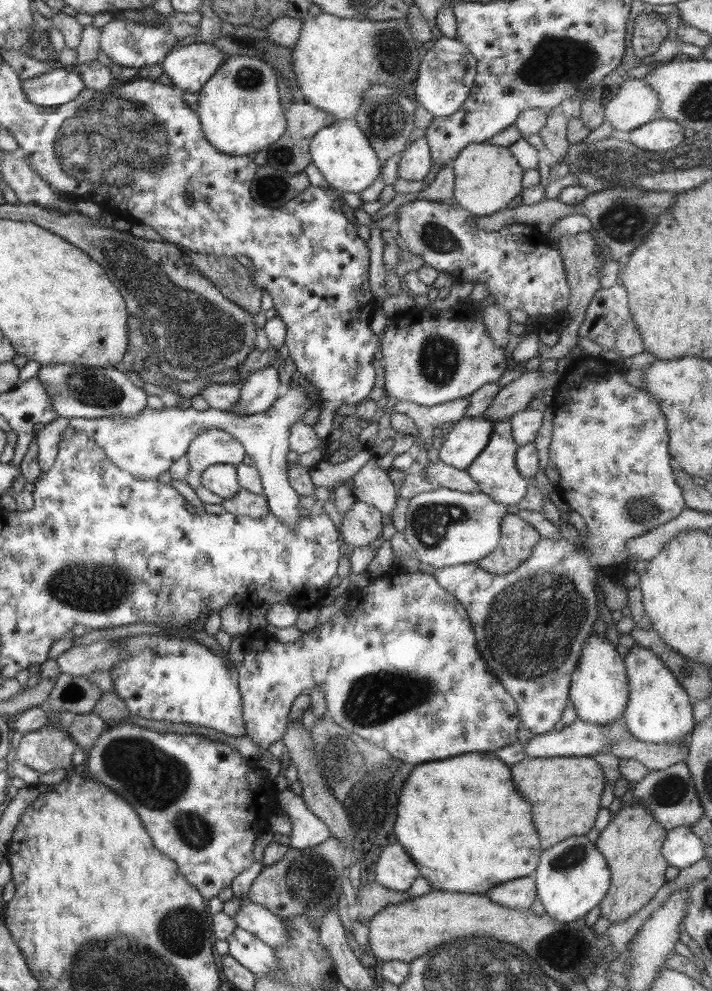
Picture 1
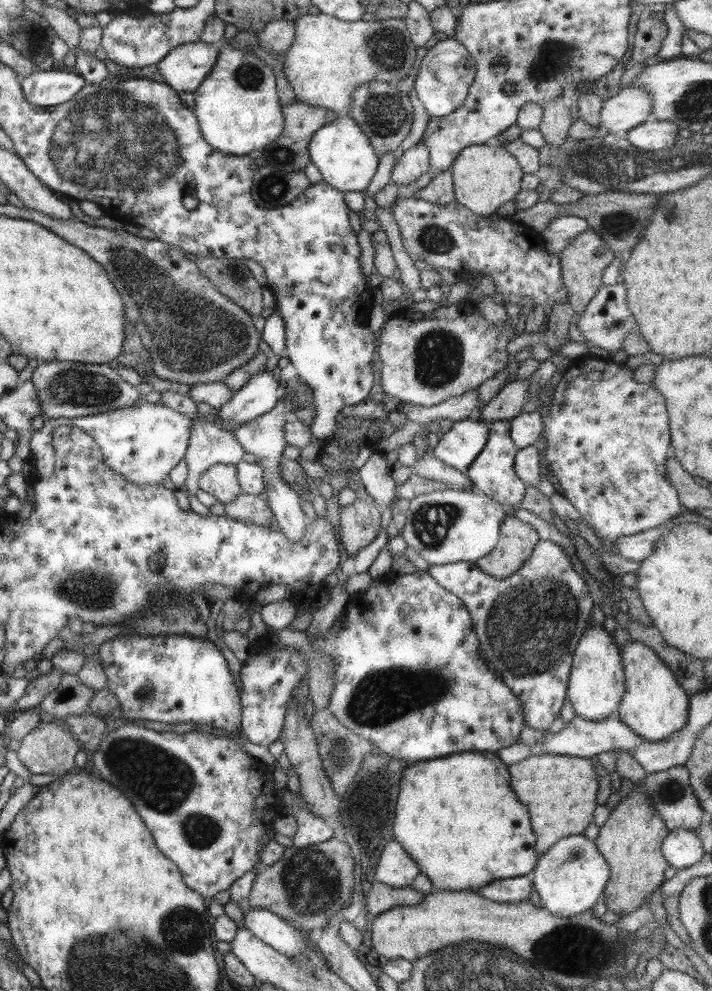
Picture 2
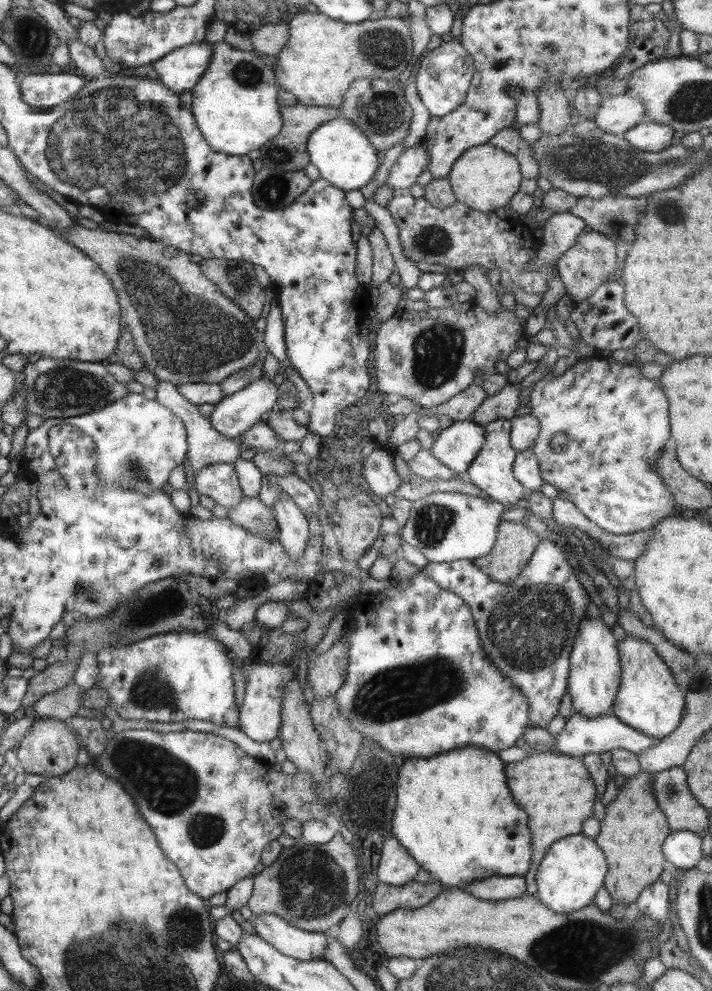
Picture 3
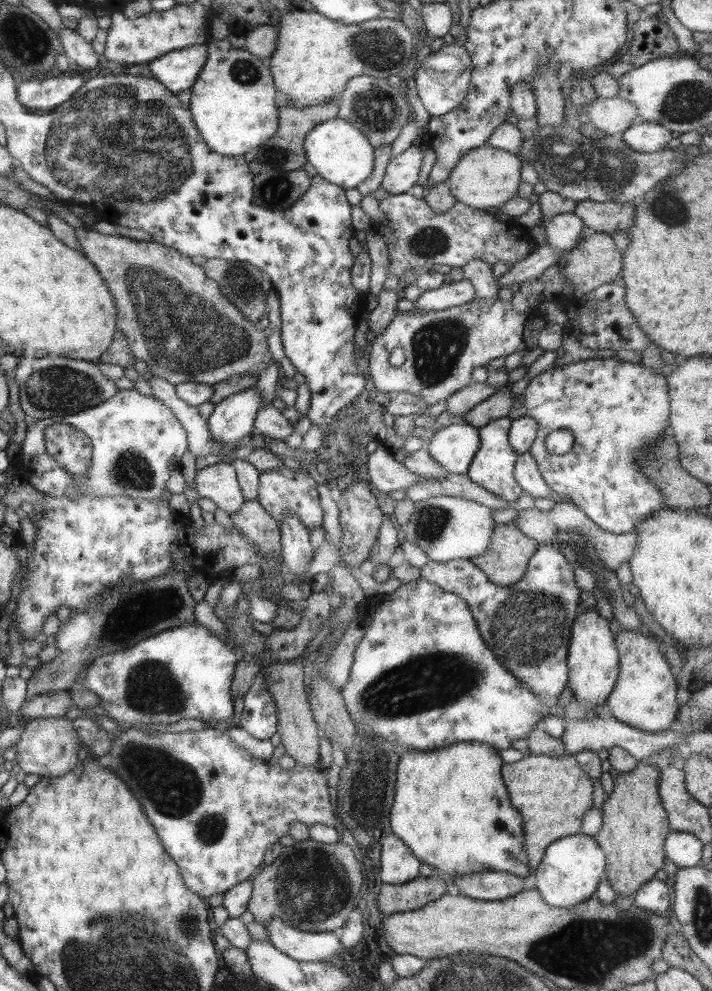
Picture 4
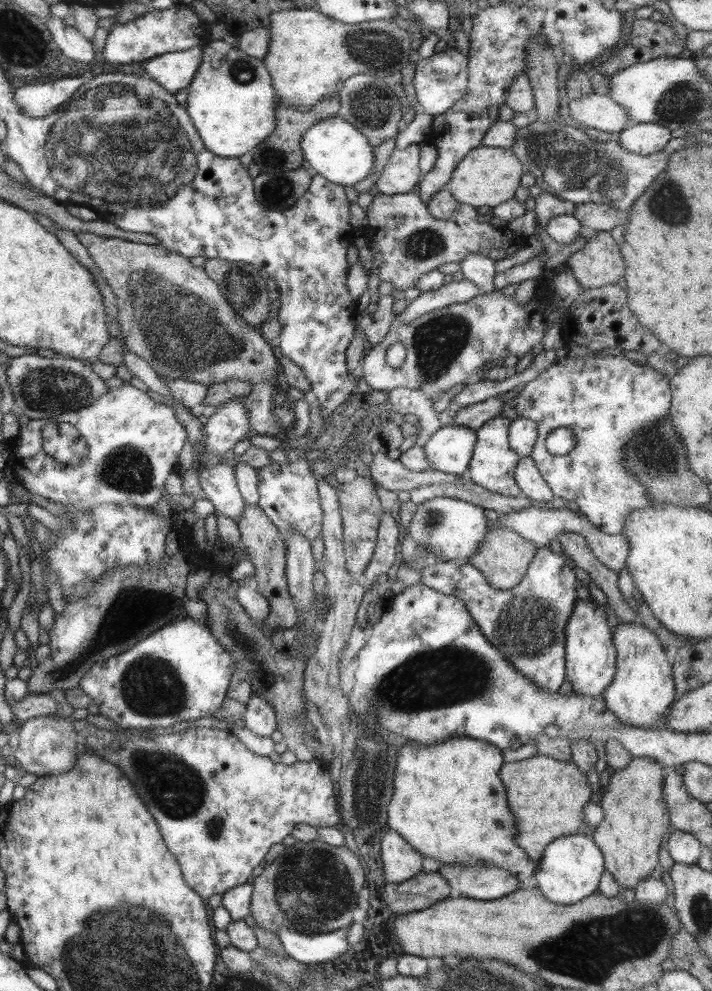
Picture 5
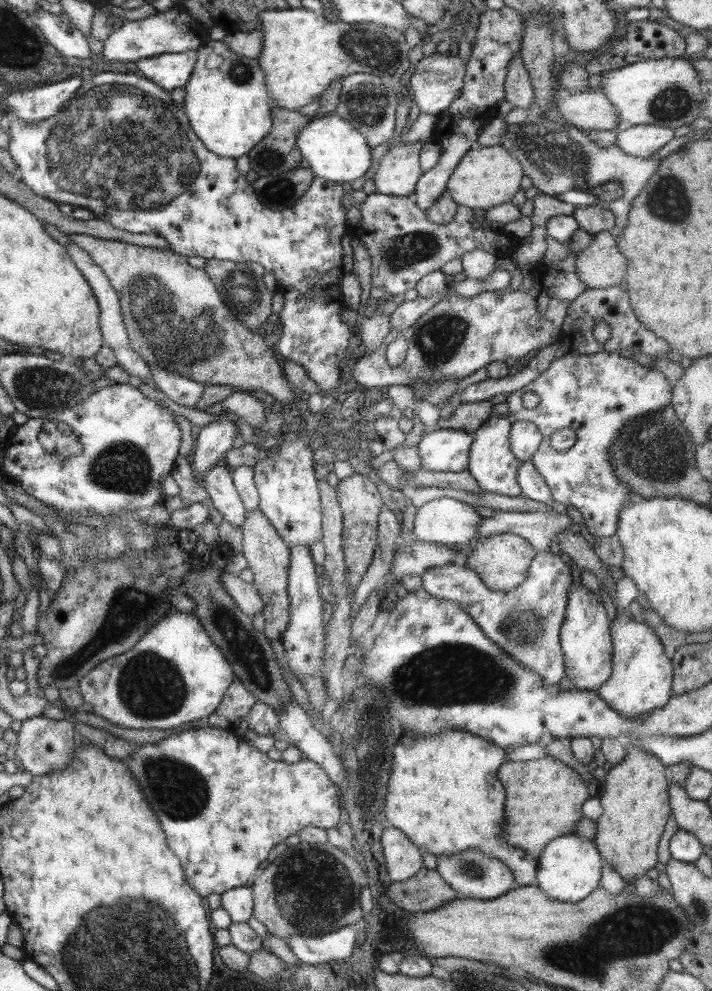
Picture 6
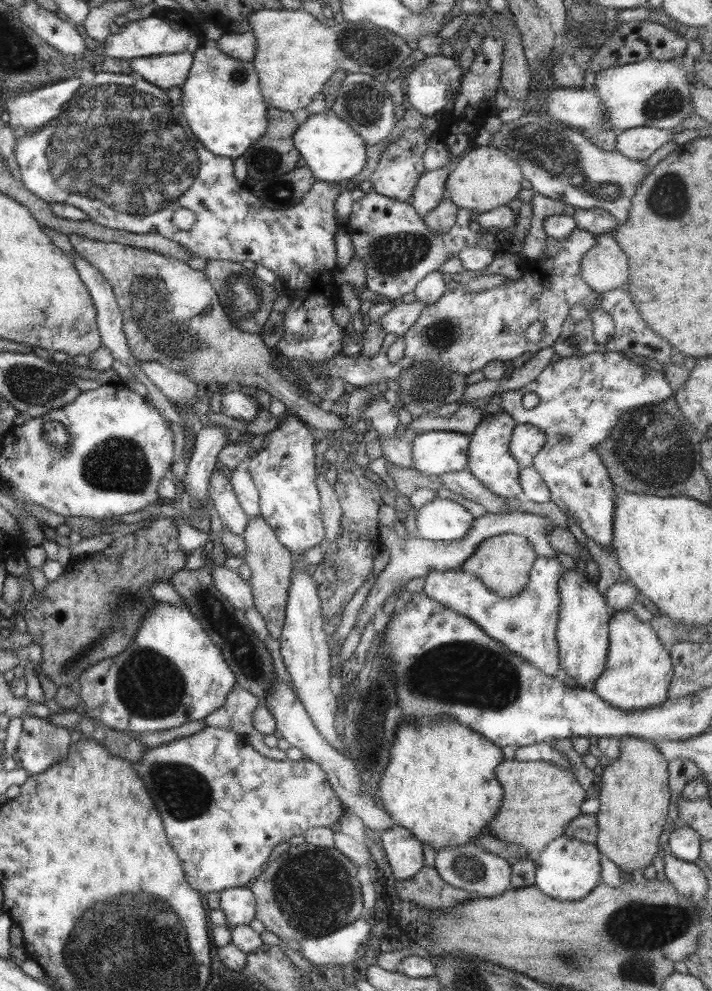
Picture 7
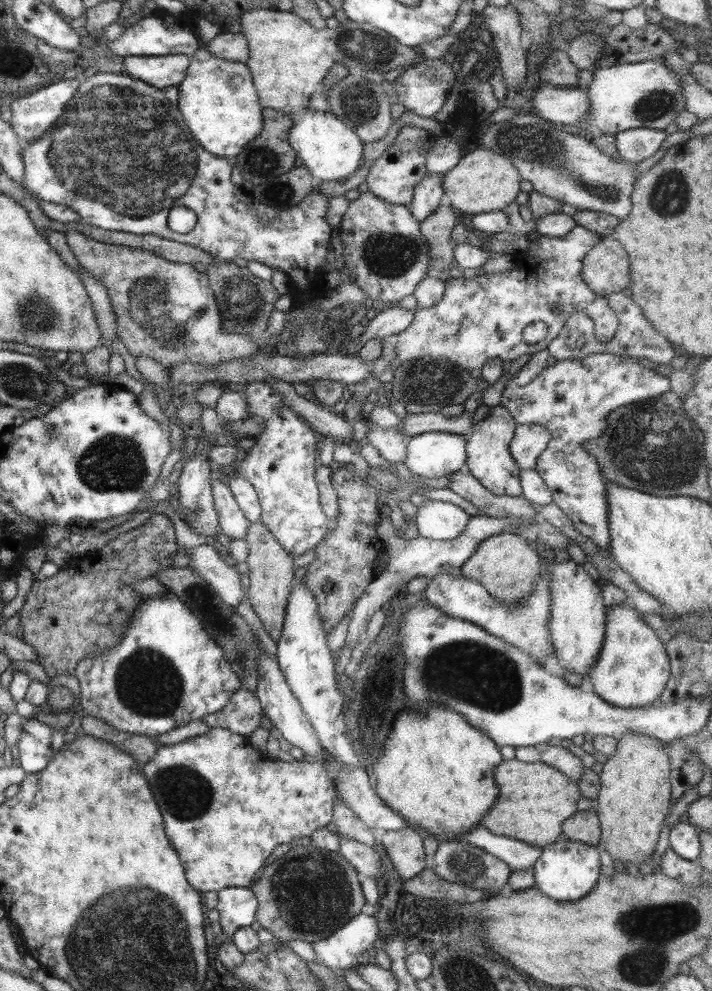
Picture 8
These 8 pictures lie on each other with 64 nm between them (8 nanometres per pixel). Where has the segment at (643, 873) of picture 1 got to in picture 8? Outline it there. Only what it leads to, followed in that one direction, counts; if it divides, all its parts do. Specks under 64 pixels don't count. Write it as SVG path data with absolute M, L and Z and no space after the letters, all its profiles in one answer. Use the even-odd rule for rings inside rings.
M625 733L617 742L617 752L609 758L600 776L602 789L595 813L602 830L601 849L623 865L649 862L657 848L660 830L670 810L672 764L664 743L647 735Z

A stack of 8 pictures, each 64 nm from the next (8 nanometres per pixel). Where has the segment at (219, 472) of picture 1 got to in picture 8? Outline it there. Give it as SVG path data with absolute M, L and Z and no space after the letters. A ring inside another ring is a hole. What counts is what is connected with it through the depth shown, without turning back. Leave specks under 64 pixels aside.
M214 479L211 481L213 501L222 532L233 539L245 538L250 521L245 518L244 512L238 506L230 485Z

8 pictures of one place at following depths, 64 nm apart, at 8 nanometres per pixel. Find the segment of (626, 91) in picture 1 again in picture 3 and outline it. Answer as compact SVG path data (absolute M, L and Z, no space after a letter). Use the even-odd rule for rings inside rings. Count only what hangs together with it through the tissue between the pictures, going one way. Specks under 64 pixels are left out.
M630 93L604 98L598 106L594 122L606 133L622 135L645 120L644 103Z

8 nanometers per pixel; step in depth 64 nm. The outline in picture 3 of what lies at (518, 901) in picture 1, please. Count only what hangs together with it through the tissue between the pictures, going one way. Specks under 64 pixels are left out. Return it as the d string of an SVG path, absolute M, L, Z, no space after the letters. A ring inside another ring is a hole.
M490 876L480 878L476 882L468 882L462 890L487 901L504 901L520 898L527 892L525 877L519 876Z

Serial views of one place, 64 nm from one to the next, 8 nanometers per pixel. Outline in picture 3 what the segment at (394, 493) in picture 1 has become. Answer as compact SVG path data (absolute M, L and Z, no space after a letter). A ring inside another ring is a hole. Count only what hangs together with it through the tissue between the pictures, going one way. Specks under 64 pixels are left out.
M378 445L357 469L361 470L370 492L378 498L390 496L404 481L395 468L393 452L383 446Z

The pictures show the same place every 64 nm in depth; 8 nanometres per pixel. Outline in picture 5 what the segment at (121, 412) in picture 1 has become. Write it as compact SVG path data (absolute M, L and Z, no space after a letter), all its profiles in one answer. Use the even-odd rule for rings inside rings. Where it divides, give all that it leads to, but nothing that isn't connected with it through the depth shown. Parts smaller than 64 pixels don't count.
M32 353L9 359L10 365L6 375L9 388L12 390L15 410L34 421L49 421L59 414L88 406L109 390L88 362L65 356L47 358Z

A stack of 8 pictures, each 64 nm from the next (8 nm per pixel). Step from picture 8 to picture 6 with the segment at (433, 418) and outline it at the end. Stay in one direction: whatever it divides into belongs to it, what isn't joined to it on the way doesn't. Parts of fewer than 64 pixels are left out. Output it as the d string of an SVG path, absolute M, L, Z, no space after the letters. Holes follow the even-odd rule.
M489 400L461 404L449 419L440 418L438 429L452 428L475 433L492 414L492 402Z

